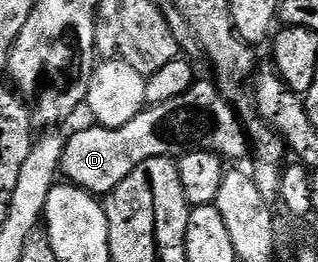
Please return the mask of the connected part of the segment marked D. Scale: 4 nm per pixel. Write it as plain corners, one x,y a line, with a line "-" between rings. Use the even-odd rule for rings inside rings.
195,80
194,85
184,95
177,99
168,99
168,103
151,105
142,110
132,123
124,123
119,129
109,129
103,125
95,124
94,129
82,129
79,133
69,134
66,137
66,146
62,156
61,176
71,185
79,185
81,189
95,195
109,195
140,163
157,157
174,157
187,150
203,149
209,153
215,153
217,157
230,163
238,163
242,156
250,153
250,139
247,126
237,109
223,97
213,80

